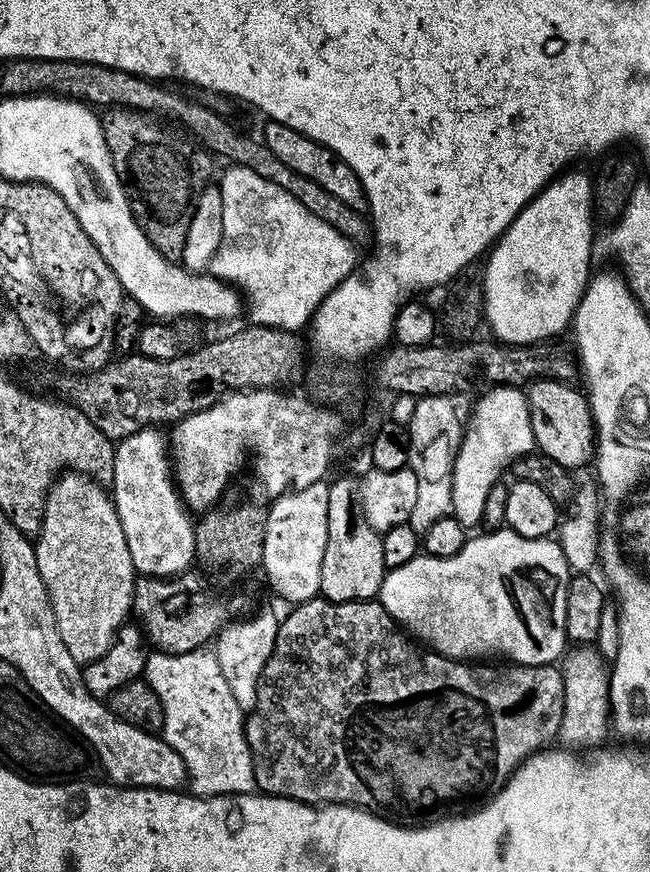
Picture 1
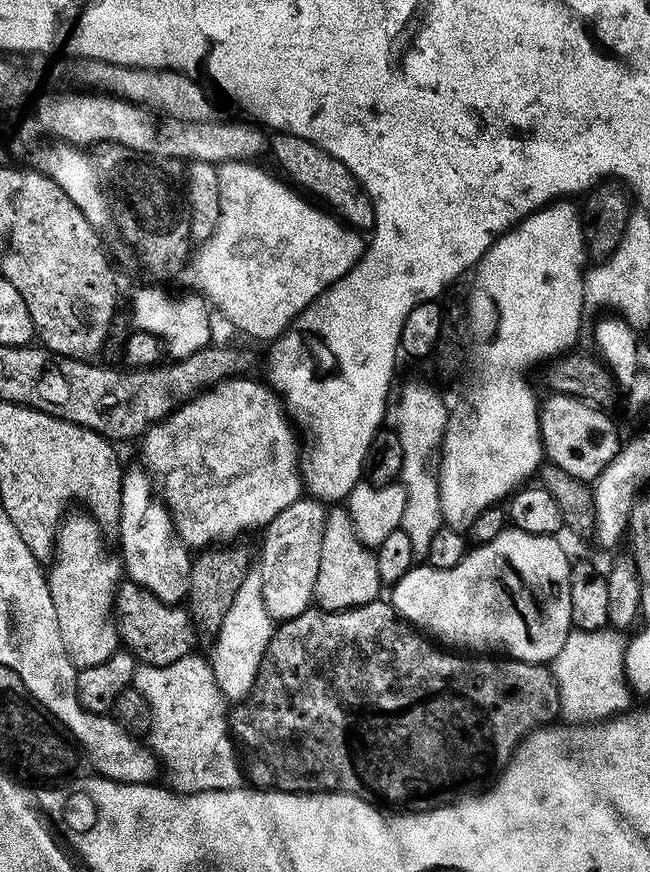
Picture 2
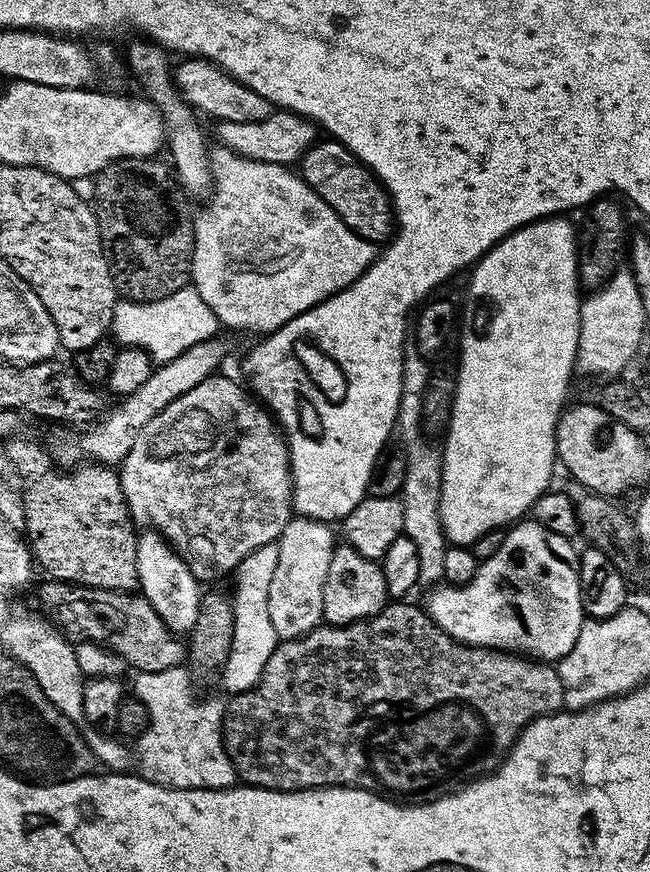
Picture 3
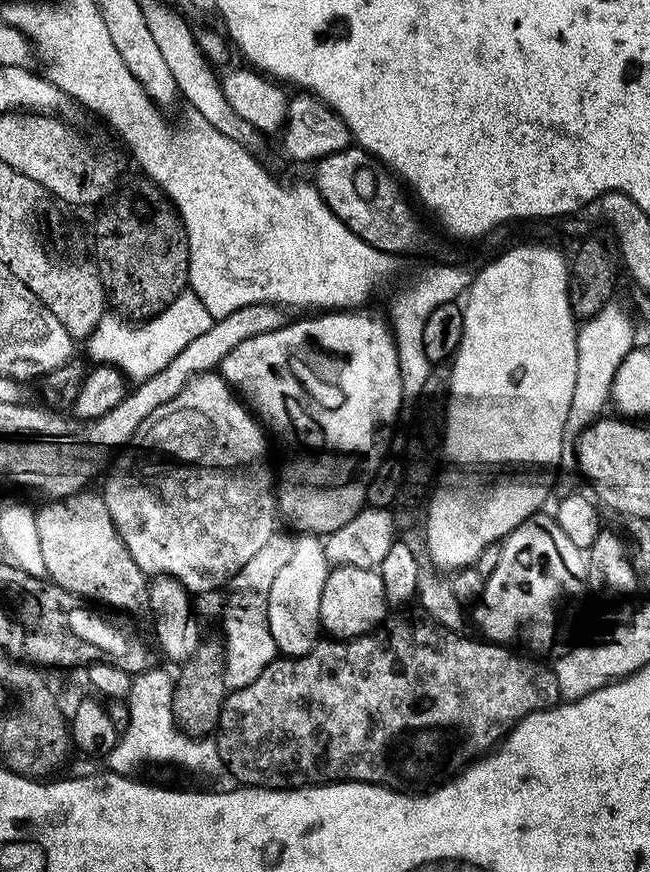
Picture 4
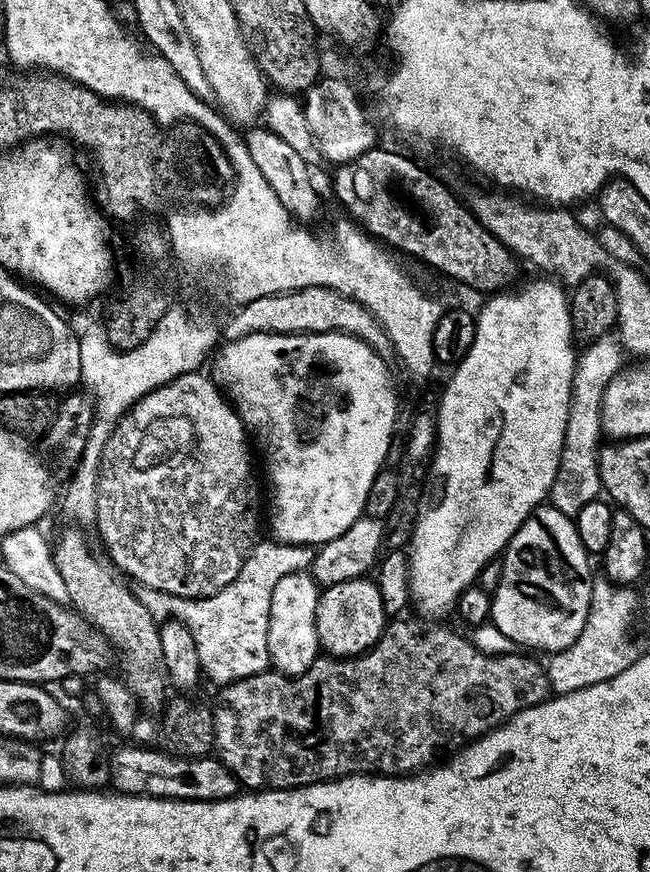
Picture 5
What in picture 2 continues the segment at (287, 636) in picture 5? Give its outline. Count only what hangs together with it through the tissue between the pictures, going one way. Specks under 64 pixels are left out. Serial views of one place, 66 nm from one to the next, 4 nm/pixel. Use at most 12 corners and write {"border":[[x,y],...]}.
{"border":[[301,498],[266,530],[276,622],[313,607],[327,517]]}

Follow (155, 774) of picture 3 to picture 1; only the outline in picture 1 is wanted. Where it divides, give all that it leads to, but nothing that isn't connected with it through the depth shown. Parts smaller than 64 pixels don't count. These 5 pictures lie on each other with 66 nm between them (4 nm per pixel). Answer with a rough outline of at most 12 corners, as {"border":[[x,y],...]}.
{"border":[[151,651],[143,679],[197,798],[256,788],[215,651]]}

